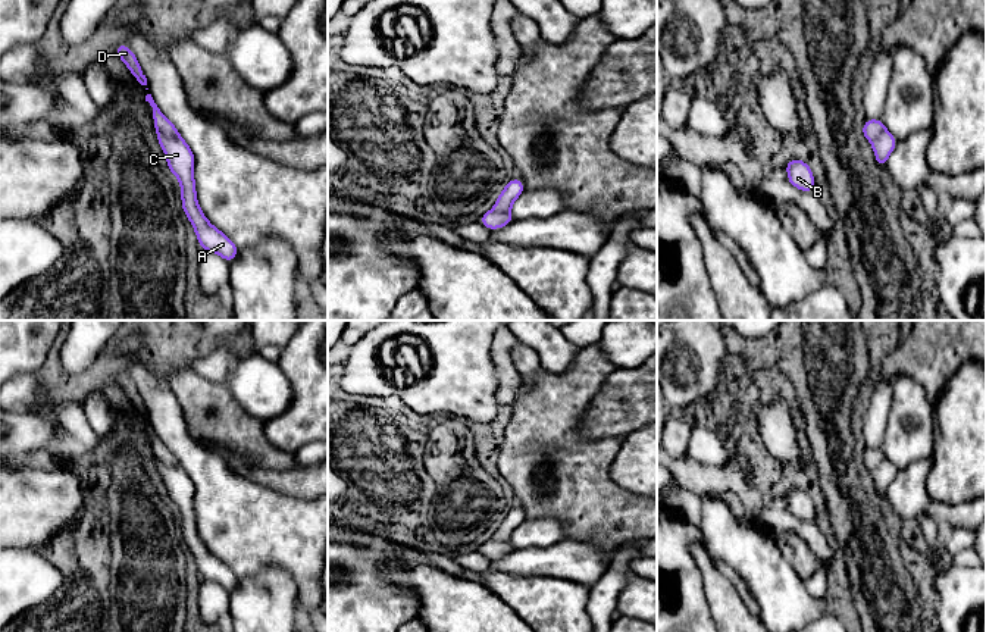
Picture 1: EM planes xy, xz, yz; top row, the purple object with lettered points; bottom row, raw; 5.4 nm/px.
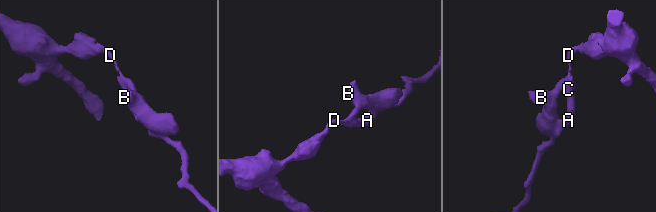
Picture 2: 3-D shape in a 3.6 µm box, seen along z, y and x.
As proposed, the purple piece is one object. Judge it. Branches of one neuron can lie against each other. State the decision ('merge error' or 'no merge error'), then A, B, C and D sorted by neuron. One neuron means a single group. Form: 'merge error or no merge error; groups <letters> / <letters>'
no merge error; groups A B C D

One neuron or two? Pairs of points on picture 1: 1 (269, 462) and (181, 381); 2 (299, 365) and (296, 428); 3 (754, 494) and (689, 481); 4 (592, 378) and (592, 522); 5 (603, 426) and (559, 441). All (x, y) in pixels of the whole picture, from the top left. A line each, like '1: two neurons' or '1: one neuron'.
1: one neuron
2: one neuron
3: one neuron
4: one neuron
5: two neurons

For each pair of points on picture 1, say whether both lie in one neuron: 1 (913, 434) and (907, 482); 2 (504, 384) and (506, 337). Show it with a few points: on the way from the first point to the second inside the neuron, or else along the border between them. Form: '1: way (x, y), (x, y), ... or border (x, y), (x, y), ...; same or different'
1: border (930, 456), (913, 460), (902, 471); different
2: way (504, 372), (504, 349); same

